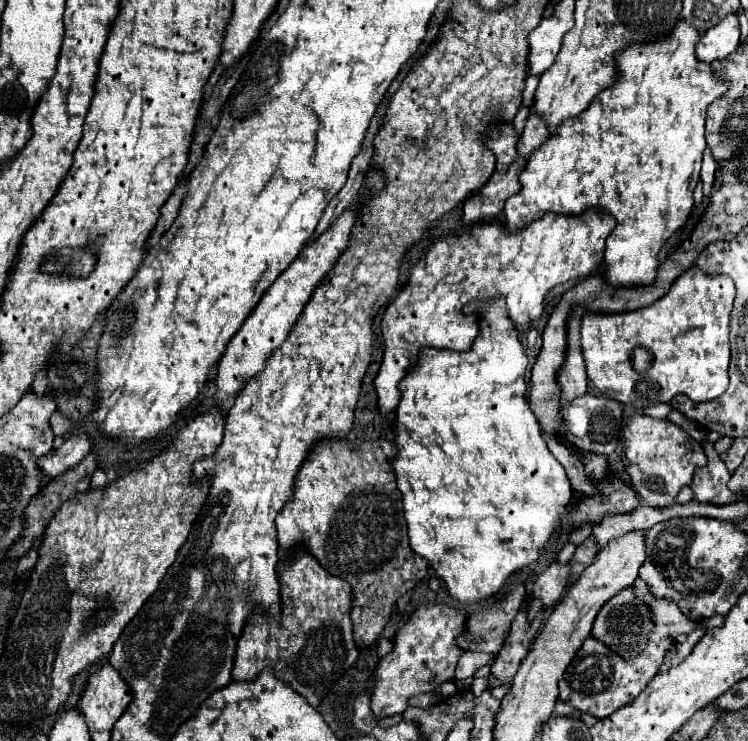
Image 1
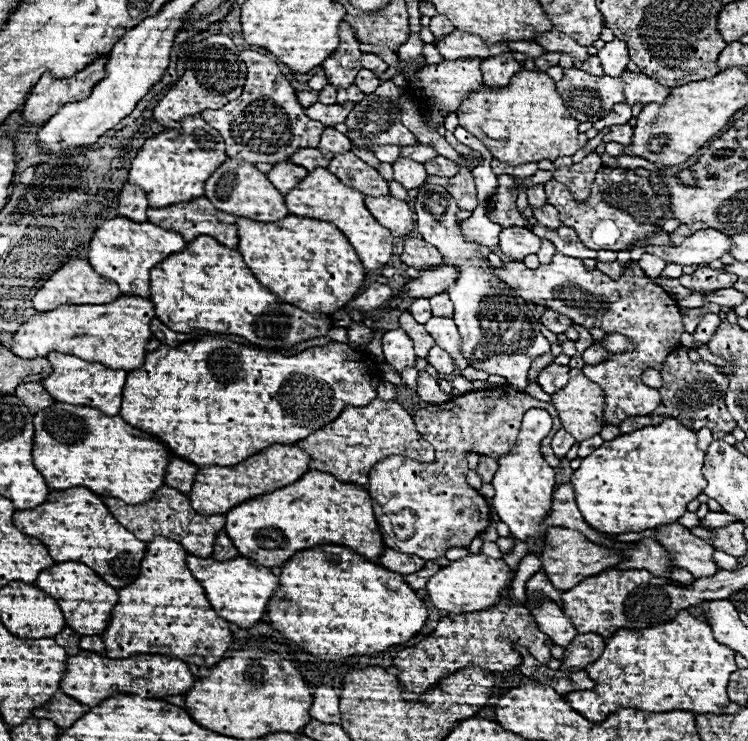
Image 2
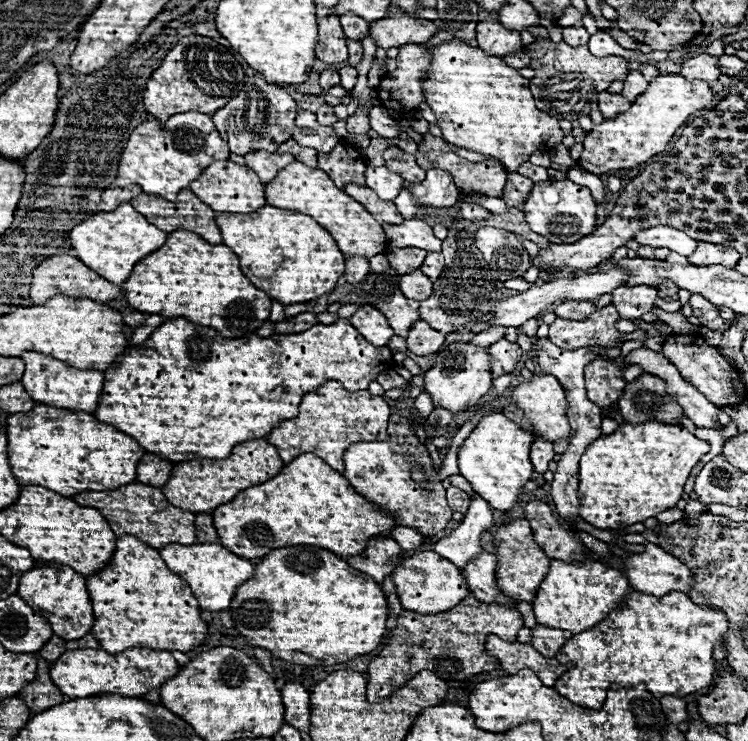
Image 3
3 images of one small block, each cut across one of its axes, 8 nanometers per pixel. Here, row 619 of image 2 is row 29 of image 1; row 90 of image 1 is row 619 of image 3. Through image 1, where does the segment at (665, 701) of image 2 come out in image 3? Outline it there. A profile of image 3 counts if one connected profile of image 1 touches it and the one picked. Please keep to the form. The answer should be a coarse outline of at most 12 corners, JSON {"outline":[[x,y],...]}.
{"outline":[[630,592],[556,654],[554,688],[600,708],[610,684],[682,698],[714,680],[726,618]]}

